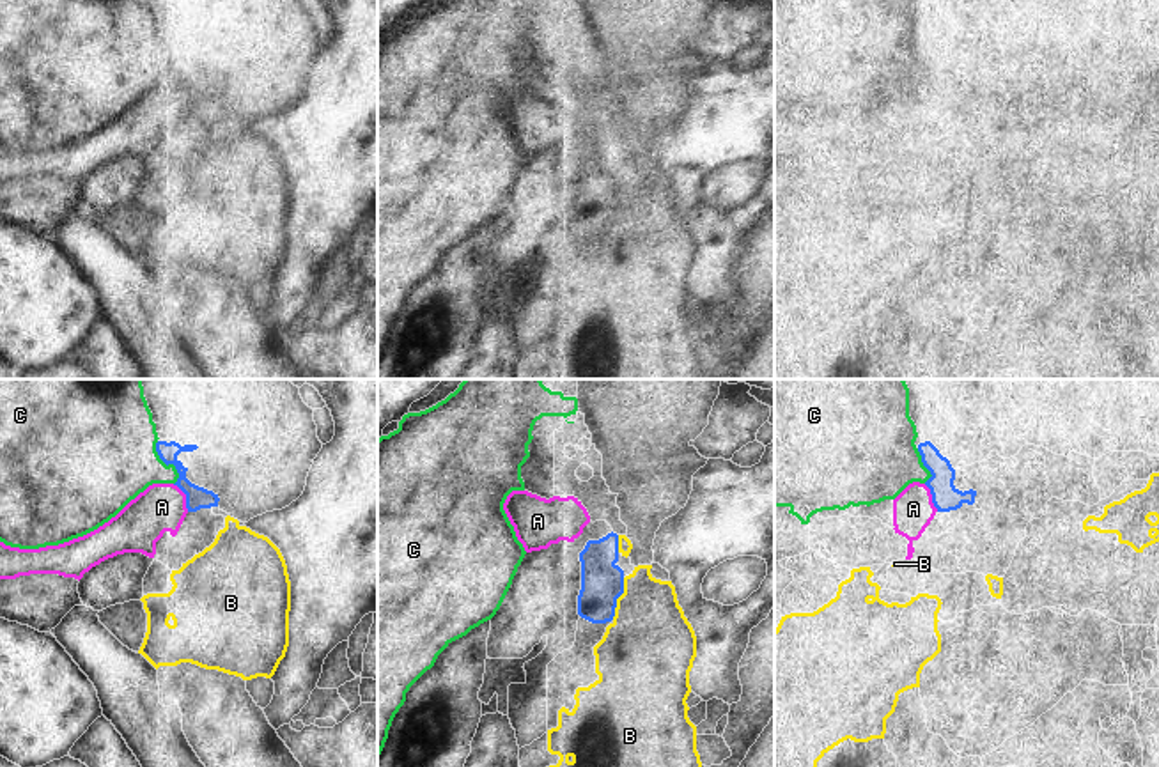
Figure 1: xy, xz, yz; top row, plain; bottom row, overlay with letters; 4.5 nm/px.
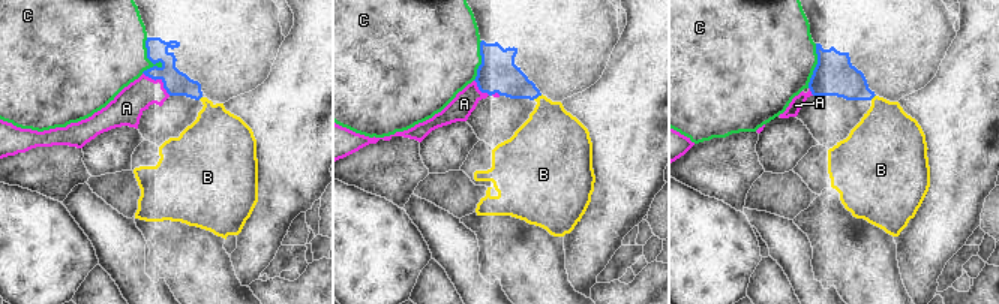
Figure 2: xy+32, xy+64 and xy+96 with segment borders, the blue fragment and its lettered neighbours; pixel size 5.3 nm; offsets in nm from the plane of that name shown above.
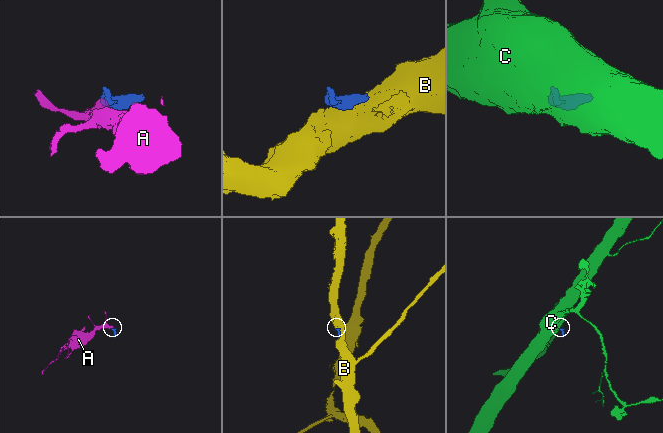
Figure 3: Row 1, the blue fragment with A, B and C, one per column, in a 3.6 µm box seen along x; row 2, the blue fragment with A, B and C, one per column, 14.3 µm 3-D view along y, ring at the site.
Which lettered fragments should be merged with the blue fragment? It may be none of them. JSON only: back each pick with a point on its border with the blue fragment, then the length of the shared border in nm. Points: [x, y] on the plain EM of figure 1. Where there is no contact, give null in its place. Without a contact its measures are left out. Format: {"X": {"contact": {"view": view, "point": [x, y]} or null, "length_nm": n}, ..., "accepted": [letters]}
{"A": {"contact": {"view": "xy", "point": [186, 100]}, "length_nm": 150}, "accepted": ["A"]}

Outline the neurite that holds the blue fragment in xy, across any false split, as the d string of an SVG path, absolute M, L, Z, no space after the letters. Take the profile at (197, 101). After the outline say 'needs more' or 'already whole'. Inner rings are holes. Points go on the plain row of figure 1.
M158 44L156 55L167 69L175 69L177 85L149 89L115 120L83 140L39 152L19 152L0 145L0 182L58 177L80 184L92 170L117 158L142 156L154 161L156 145L165 135L175 140L188 115L218 110L218 97L191 87L186 81L188 71L177 62L181 55L197 51L197 48Z; needs more

